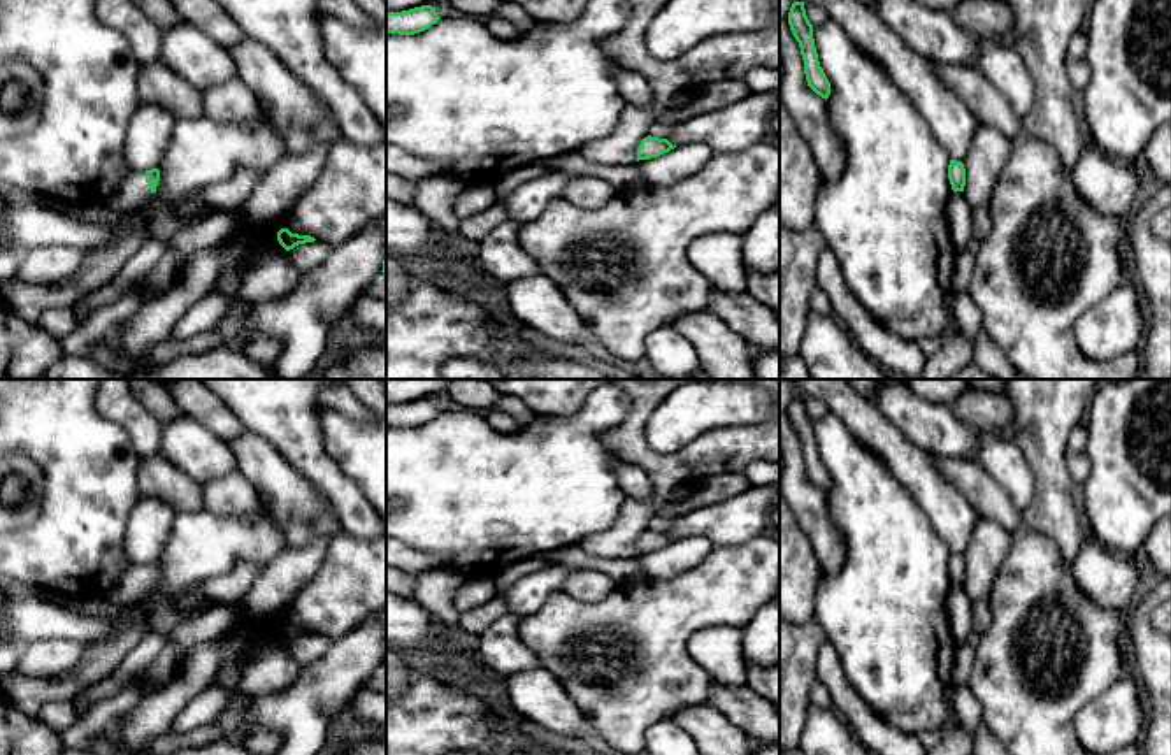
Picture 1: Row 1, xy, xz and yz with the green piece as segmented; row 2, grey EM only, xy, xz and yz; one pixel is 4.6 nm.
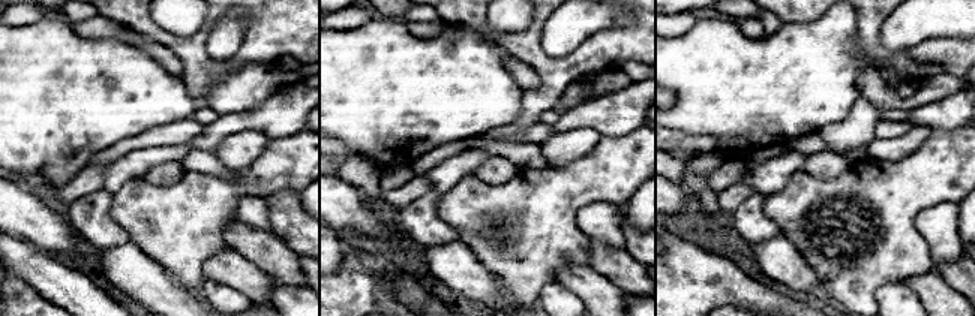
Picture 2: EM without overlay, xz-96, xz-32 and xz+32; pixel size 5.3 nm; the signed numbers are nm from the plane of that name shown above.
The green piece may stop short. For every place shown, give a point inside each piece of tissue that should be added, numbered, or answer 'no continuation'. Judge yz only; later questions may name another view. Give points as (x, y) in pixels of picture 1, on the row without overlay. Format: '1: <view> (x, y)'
1: yz (959, 606)

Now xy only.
1: xy (134, 585)

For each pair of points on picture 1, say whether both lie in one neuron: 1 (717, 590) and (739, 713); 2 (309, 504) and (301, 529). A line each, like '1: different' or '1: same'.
1: different
2: same

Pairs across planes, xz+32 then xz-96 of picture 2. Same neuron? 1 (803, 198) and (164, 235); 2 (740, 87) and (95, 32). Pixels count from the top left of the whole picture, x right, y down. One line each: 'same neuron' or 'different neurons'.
1: same neuron
2: different neurons

